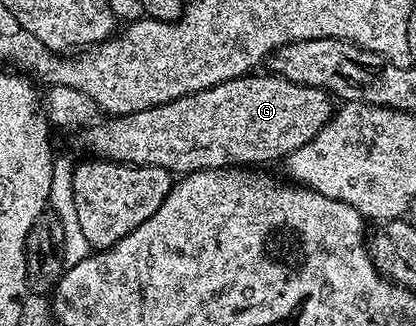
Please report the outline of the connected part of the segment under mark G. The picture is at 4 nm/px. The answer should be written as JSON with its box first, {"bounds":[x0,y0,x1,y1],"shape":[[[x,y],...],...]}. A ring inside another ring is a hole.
{"bounds":[78,74,333,174],"shape":[[[248,74],[238,76],[229,82],[221,82],[217,86],[209,86],[200,92],[194,92],[188,96],[177,98],[168,104],[161,106],[153,106],[149,110],[141,110],[137,114],[125,114],[124,116],[113,116],[104,119],[97,124],[90,124],[78,133],[79,144],[87,151],[86,155],[91,158],[100,160],[115,160],[118,164],[140,164],[141,166],[157,166],[163,168],[166,172],[172,174],[186,174],[188,172],[200,172],[201,170],[209,170],[210,168],[233,168],[236,166],[267,166],[270,160],[282,161],[289,154],[293,154],[293,150],[301,150],[301,146],[305,146],[305,142],[309,142],[309,138],[315,135],[331,121],[333,115],[333,97],[331,93],[326,92],[323,88],[314,88],[313,86],[301,86],[297,82],[289,82],[285,78],[274,74],[262,74],[263,76],[255,76],[259,74]]]}

